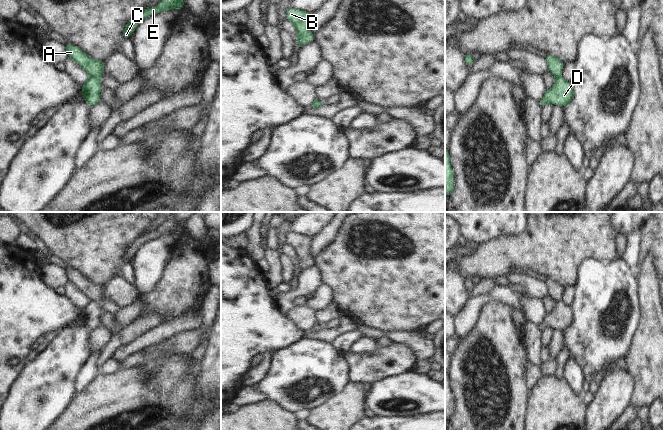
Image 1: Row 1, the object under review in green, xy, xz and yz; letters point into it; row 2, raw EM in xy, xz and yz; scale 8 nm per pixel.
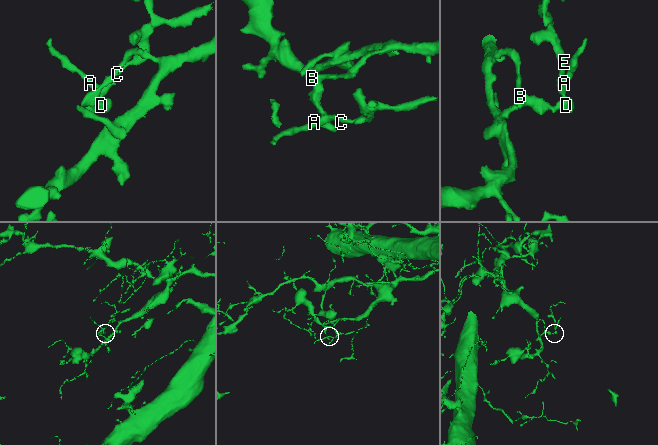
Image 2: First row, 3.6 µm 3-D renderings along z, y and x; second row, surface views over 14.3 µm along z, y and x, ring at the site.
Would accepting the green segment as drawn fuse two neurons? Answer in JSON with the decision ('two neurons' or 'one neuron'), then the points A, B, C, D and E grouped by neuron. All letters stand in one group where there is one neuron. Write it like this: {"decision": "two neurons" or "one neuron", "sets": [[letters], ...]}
{"decision": "one neuron", "sets": [["A", "B", "C", "D", "E"]]}

